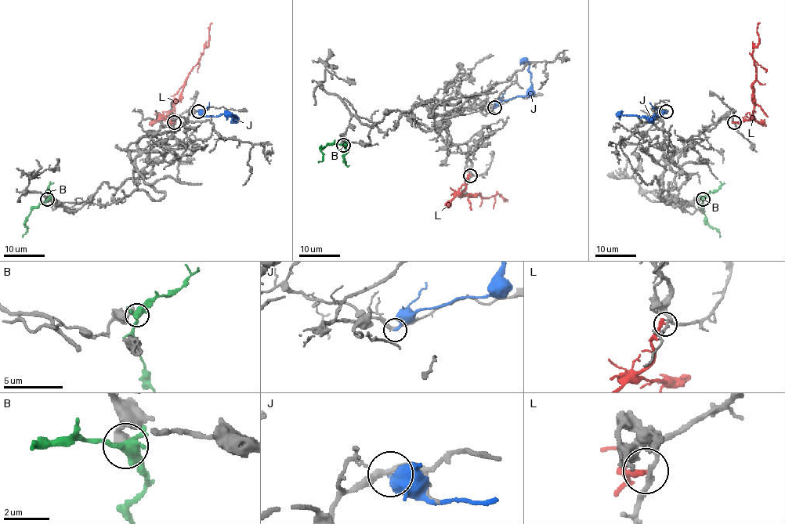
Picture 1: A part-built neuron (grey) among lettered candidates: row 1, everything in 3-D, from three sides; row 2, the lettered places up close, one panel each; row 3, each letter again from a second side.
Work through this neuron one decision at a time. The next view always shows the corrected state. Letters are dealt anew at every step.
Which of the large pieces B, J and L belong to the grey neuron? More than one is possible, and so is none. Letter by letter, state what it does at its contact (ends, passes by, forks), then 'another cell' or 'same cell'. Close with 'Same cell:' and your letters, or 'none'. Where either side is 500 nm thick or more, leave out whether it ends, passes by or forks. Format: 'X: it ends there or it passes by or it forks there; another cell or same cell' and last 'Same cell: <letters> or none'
B: it forks there; another cell
J: it ends there; another cell
L: it ends there; another cell
Same cell: none

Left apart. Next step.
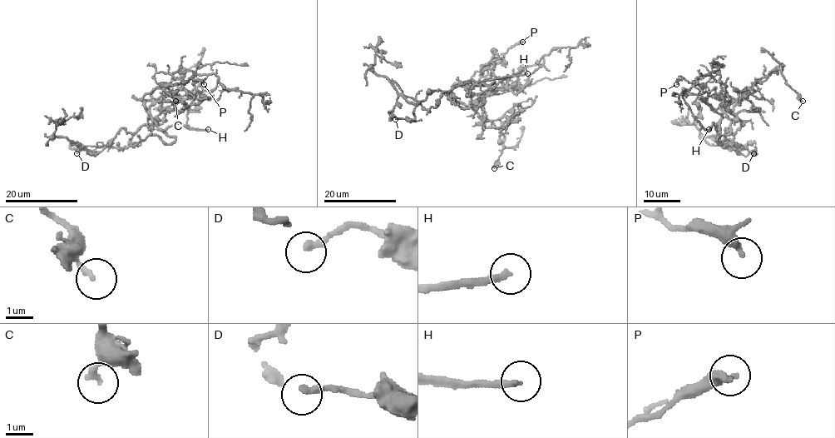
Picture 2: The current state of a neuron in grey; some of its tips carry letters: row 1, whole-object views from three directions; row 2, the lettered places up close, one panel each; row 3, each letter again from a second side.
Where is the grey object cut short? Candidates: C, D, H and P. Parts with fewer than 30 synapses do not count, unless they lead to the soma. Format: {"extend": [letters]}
{"extend": ["H"]}

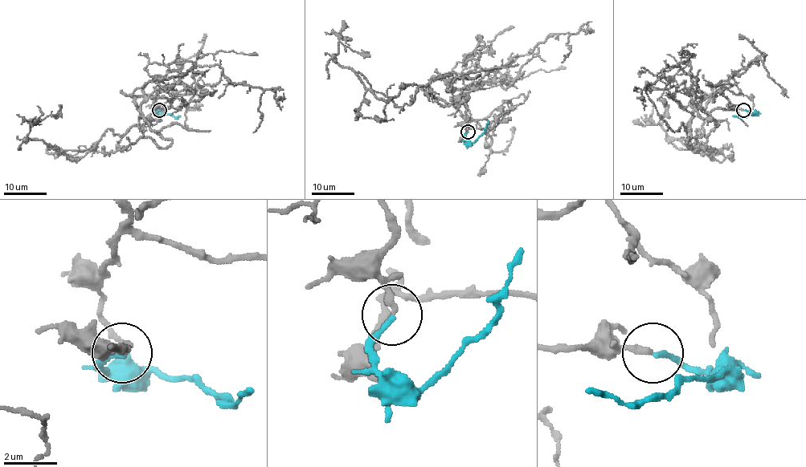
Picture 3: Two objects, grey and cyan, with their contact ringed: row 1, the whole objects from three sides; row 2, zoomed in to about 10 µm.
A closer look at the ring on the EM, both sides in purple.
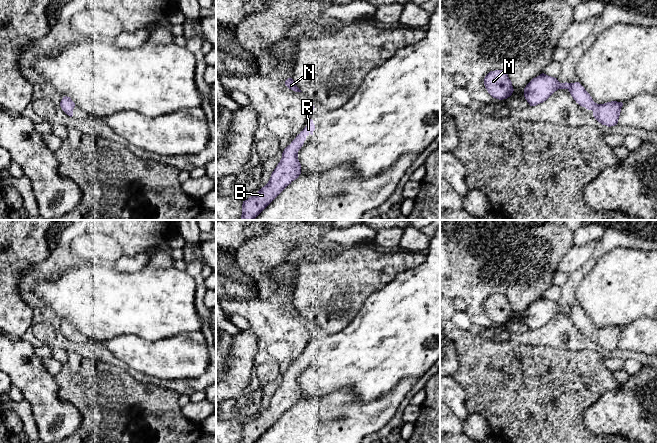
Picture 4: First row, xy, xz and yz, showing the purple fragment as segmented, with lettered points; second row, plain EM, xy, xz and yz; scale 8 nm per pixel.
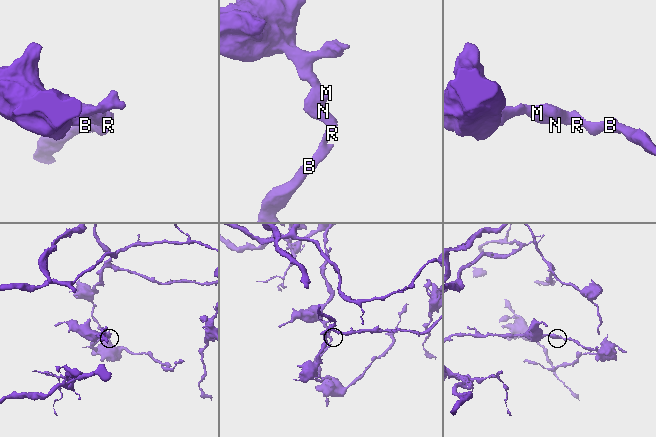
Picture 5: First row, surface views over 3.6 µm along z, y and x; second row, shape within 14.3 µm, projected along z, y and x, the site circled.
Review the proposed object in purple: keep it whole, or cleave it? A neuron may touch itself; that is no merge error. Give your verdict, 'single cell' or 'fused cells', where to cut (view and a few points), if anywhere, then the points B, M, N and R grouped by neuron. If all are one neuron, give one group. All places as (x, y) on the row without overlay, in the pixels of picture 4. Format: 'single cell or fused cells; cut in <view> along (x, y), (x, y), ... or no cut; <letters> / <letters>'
single cell; no cut; B M N R

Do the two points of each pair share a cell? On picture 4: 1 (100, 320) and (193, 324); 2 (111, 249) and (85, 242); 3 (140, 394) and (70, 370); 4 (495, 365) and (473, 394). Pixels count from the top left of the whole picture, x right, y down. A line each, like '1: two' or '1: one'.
1: one
2: one
3: one
4: one

